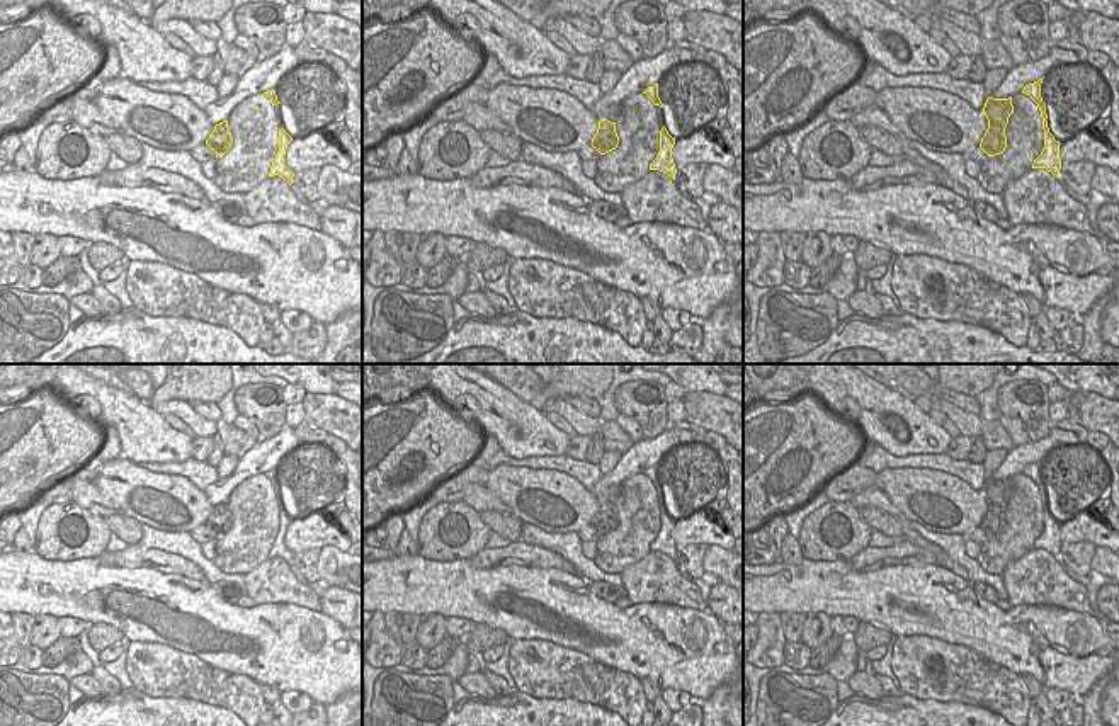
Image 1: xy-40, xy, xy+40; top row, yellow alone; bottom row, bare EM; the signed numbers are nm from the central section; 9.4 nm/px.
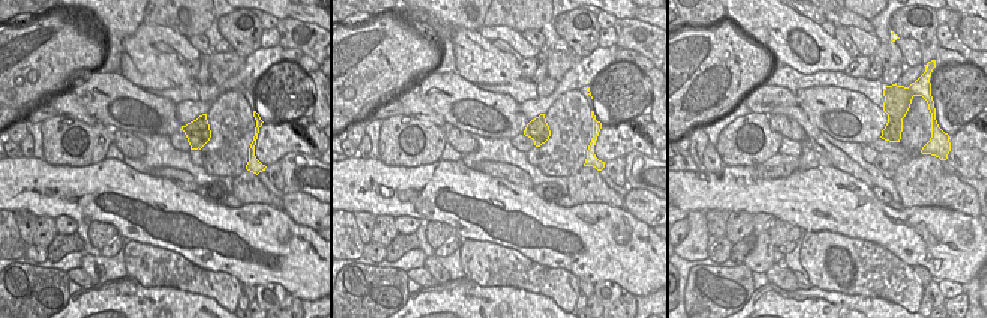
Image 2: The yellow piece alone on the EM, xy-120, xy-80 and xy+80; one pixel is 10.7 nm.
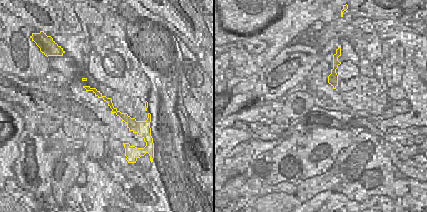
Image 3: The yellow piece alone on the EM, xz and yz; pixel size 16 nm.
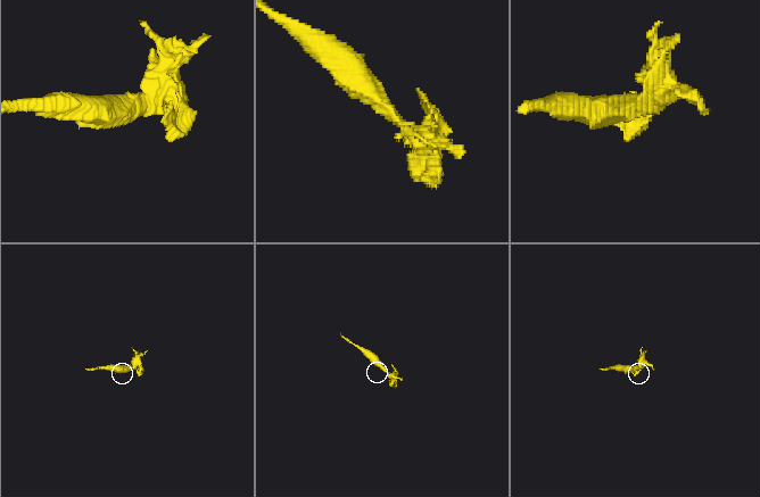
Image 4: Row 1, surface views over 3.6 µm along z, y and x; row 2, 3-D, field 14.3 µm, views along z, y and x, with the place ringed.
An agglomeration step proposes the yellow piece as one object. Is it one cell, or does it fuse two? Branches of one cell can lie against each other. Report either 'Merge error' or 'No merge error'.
Merge error

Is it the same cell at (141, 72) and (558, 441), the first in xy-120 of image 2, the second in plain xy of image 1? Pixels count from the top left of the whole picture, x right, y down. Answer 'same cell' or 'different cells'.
same cell

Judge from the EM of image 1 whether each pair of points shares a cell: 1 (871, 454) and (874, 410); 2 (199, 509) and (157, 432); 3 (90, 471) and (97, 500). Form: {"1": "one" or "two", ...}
{"1": "two", "2": "two", "3": "one"}

